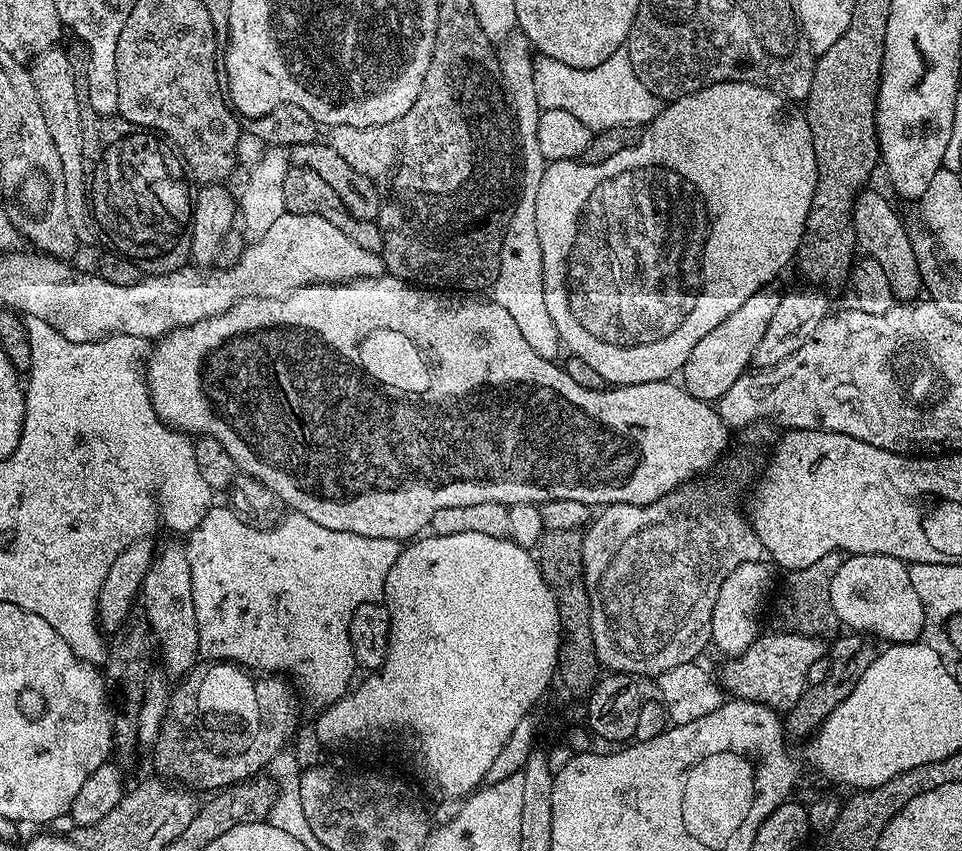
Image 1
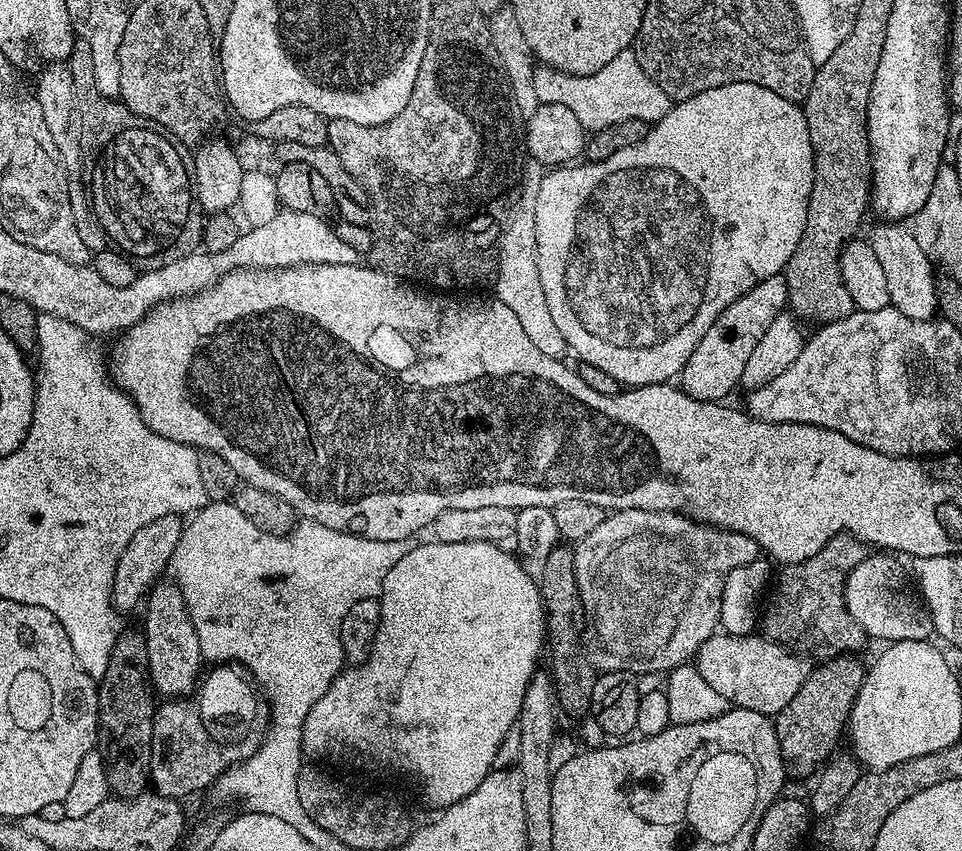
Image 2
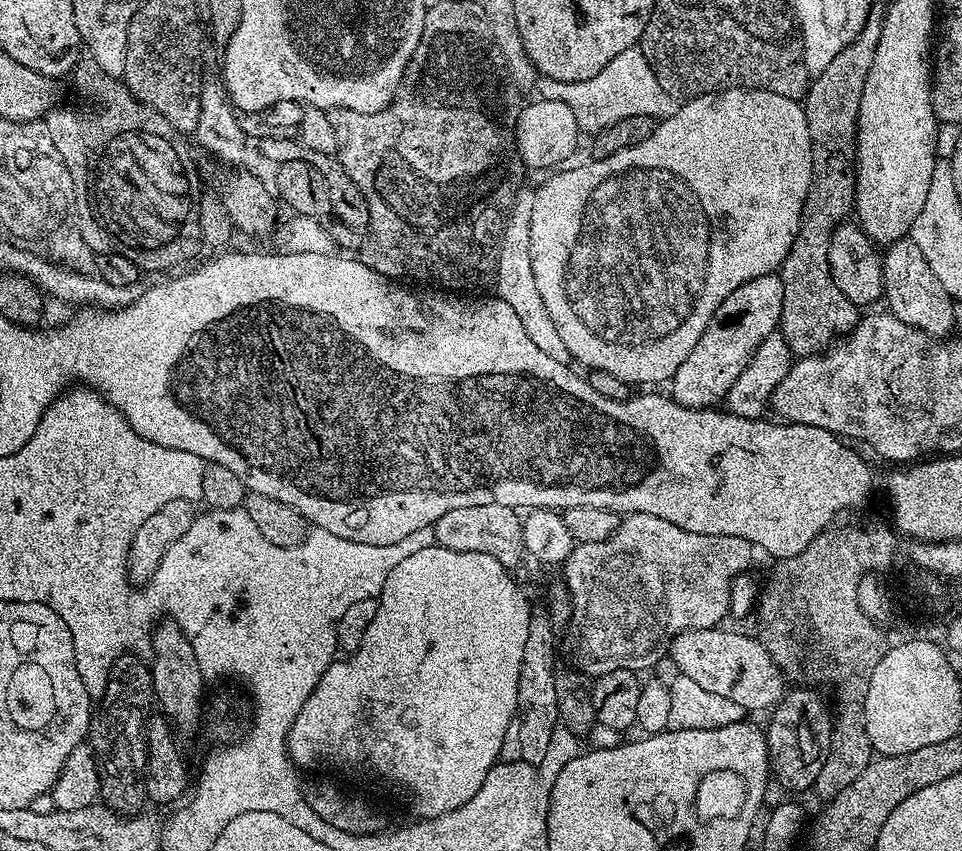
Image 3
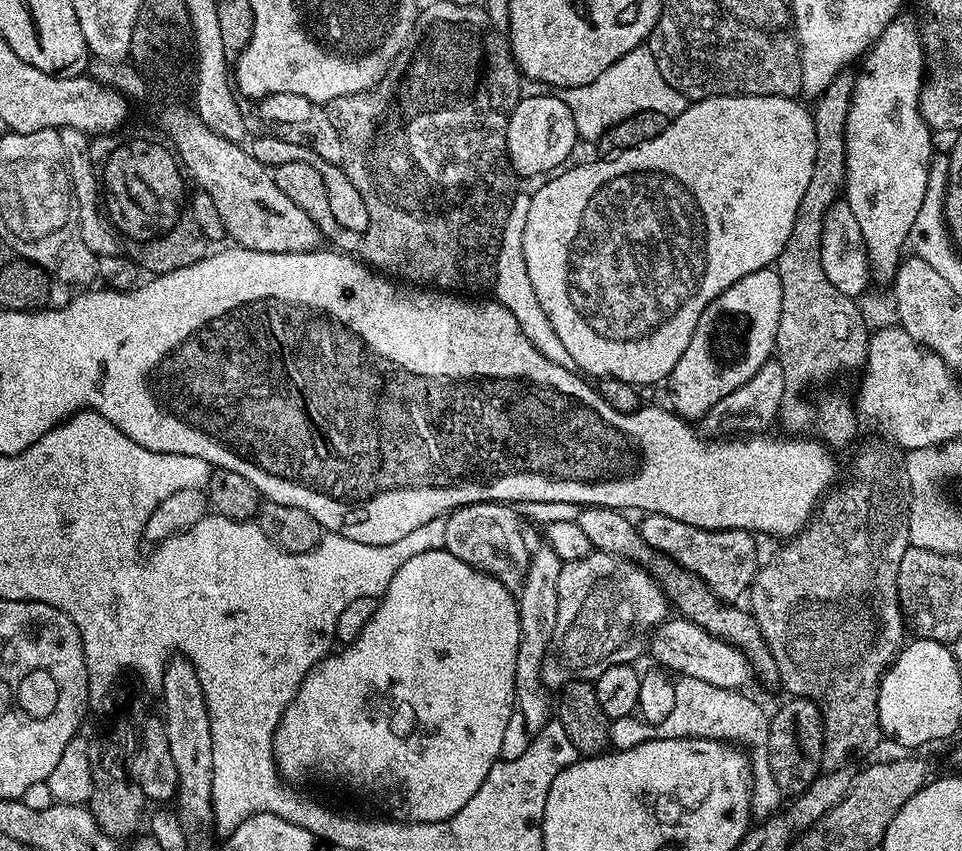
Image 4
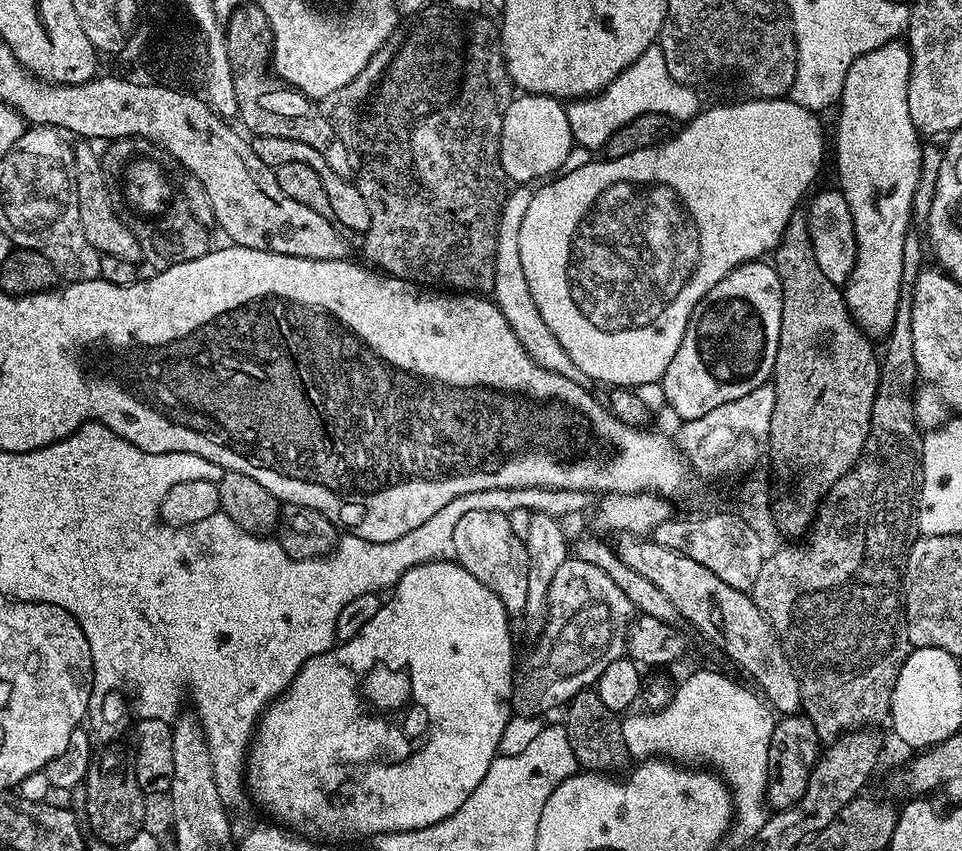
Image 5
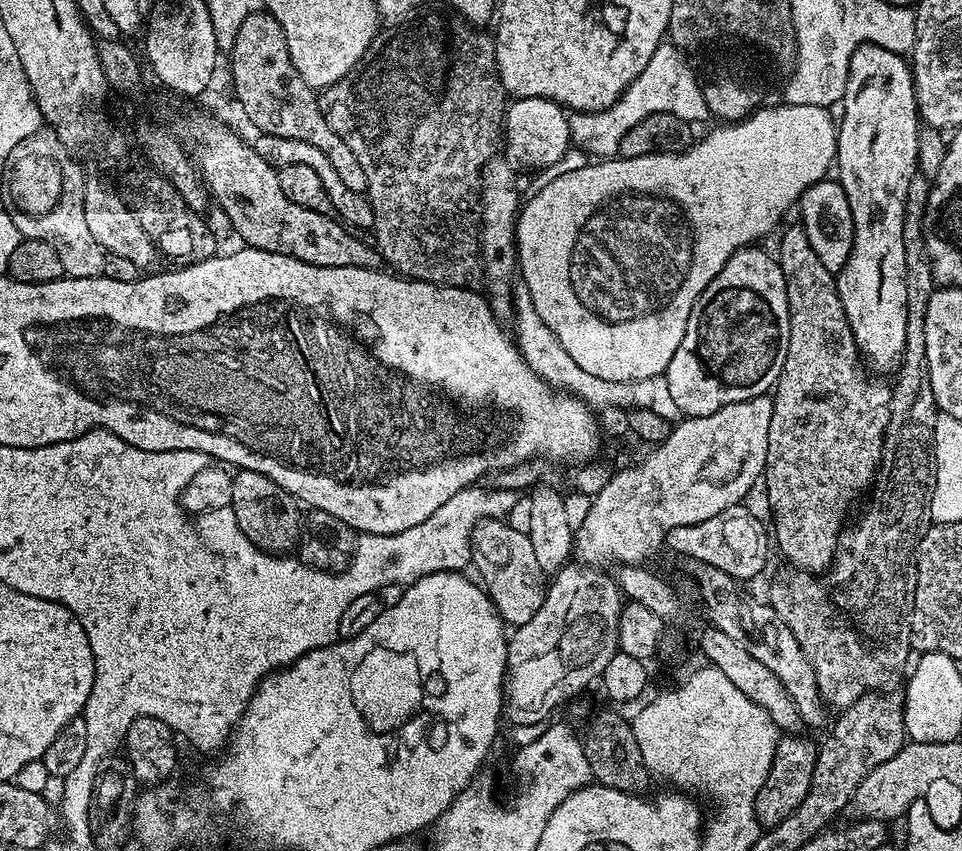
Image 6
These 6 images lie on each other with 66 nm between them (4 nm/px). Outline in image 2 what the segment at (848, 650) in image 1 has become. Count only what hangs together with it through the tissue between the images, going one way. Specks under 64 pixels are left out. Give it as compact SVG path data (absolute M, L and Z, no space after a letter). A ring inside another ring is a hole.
M856 654L831 657L820 669L809 671L802 690L774 718L776 737L785 765L796 772L815 773L833 755L836 739L845 731L856 691L864 684L866 664Z

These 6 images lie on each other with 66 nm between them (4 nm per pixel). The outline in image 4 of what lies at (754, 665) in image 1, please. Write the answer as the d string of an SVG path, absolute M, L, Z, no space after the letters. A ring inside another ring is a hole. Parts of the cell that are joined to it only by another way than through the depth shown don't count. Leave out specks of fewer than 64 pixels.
M669 618L659 624L650 637L650 656L651 652L656 659L653 661L659 667L667 668L677 677L689 676L702 682L710 682L710 686L740 690L745 687L743 684L754 676L754 669L743 652L739 652L727 640L710 634L692 620Z

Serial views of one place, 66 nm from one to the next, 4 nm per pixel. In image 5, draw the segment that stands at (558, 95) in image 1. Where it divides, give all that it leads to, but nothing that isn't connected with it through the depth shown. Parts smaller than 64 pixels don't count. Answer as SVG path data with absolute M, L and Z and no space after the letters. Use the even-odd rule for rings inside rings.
M653 46L644 51L632 65L594 96L572 98L566 104L566 119L570 122L570 134L577 145L584 148L603 149L604 143L626 122L647 112L661 112L676 122L687 122L701 111L702 103L696 97L695 87L680 84L666 70L663 50Z

